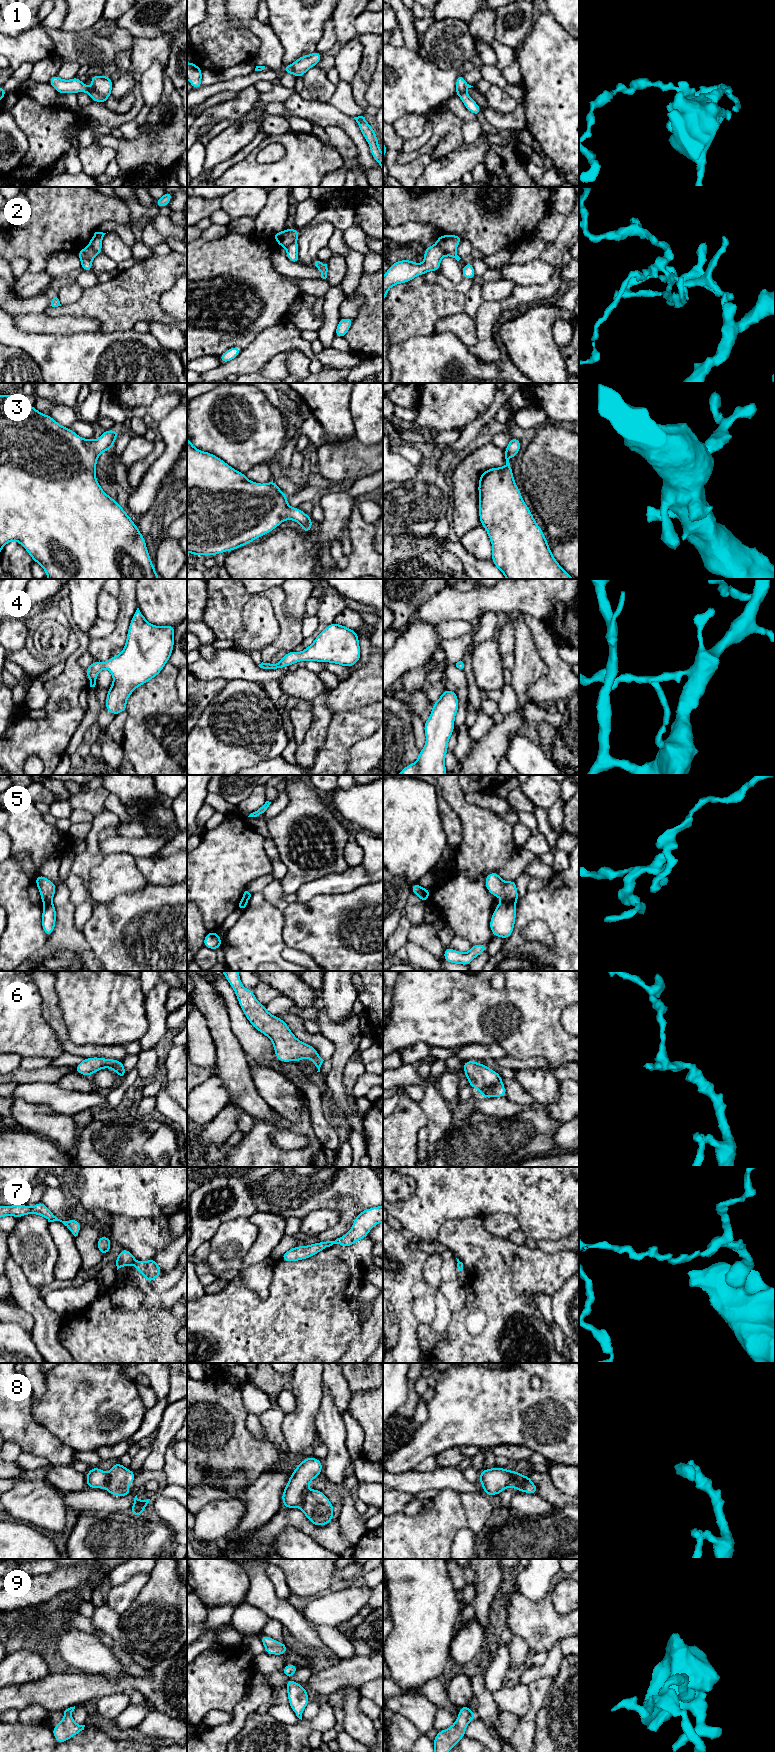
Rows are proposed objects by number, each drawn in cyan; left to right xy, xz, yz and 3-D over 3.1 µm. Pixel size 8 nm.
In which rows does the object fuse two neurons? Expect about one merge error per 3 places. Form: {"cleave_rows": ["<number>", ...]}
{"cleave_rows": ["1", "2", "5", "7", "8"]}

